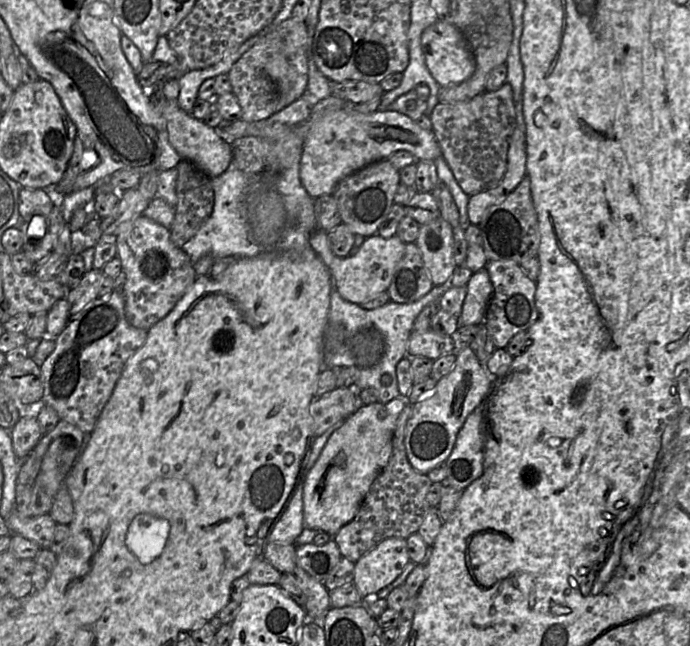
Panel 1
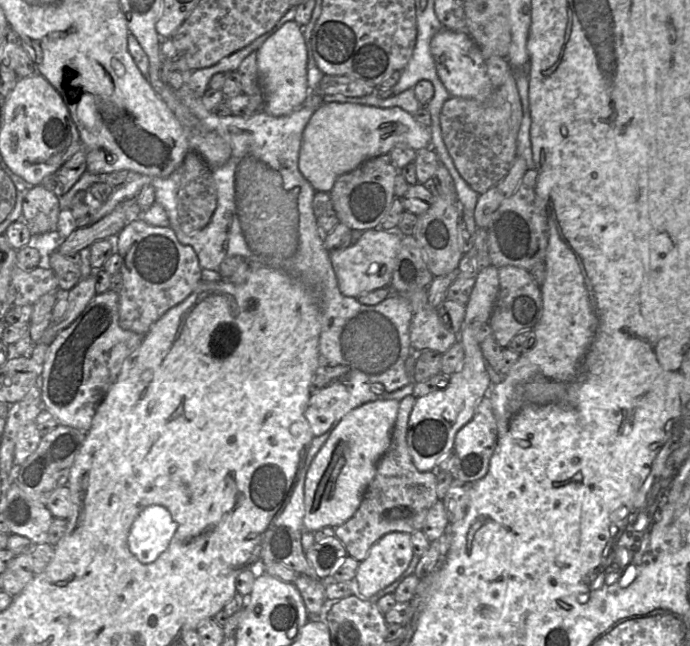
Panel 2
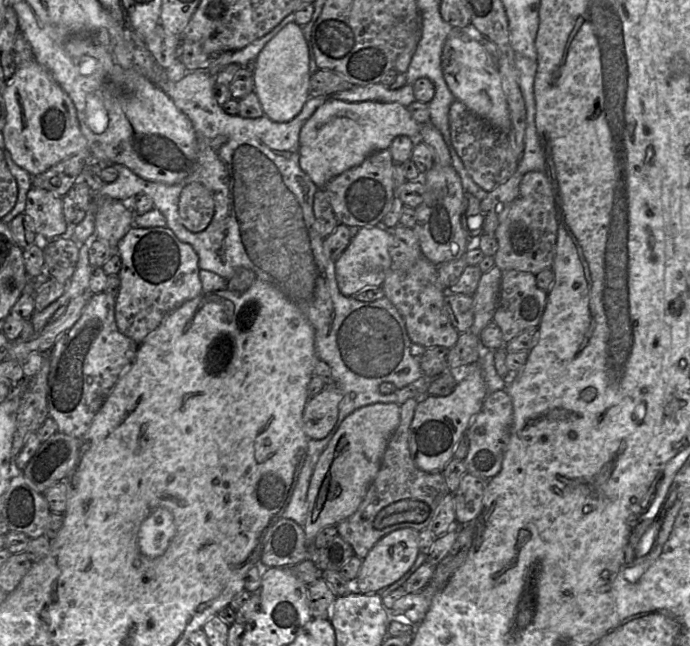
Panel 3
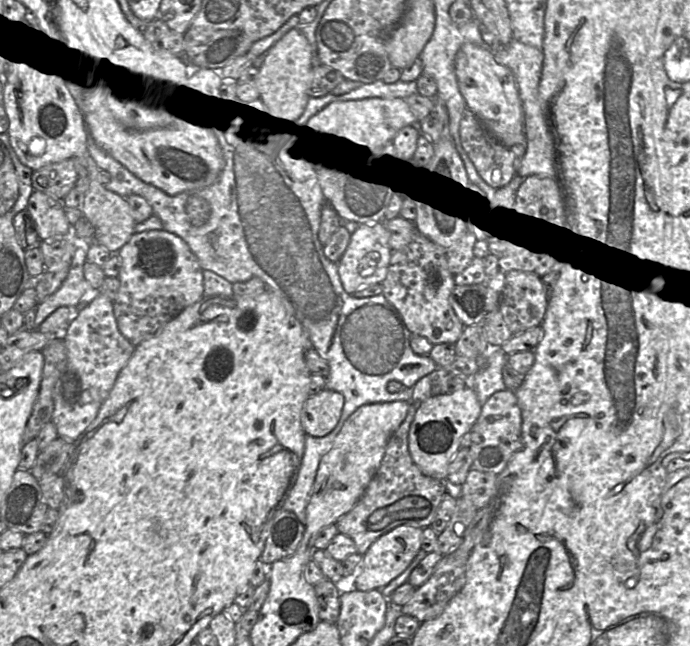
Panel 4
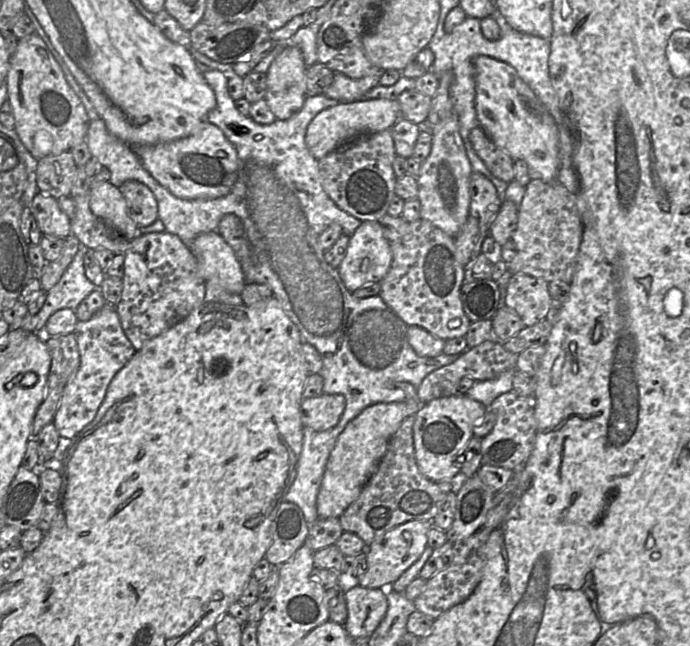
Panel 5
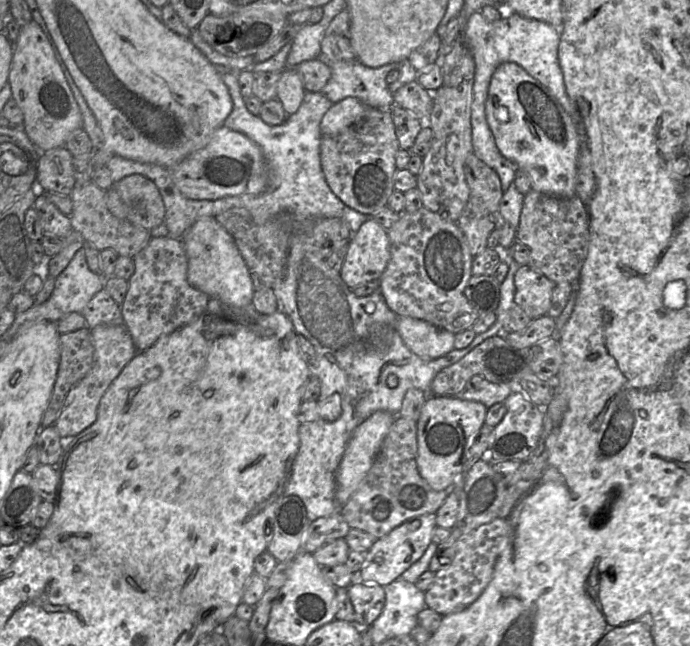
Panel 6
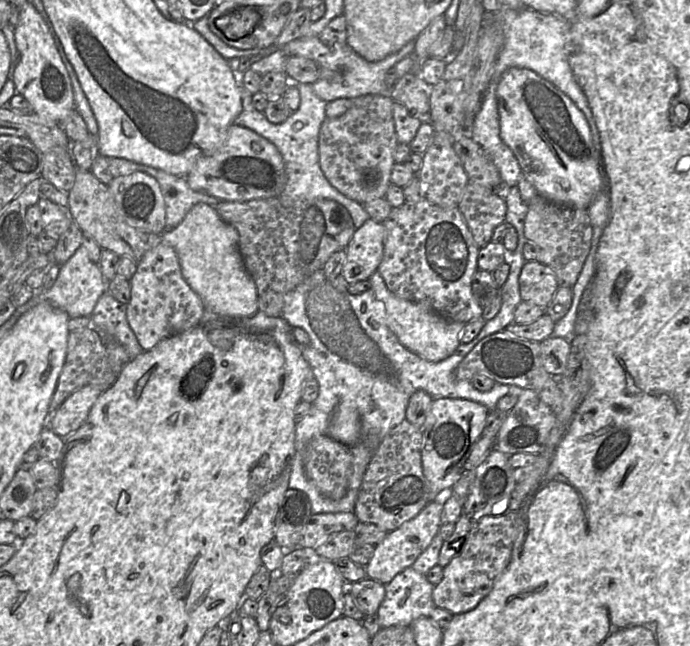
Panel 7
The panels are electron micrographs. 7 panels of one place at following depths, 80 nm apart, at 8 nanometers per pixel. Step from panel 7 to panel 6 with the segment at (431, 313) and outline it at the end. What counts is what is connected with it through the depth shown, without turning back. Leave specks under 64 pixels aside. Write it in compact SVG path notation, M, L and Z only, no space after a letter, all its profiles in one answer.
M398 316L398 331L407 348L424 359L437 359L454 349L455 334L421 319Z

